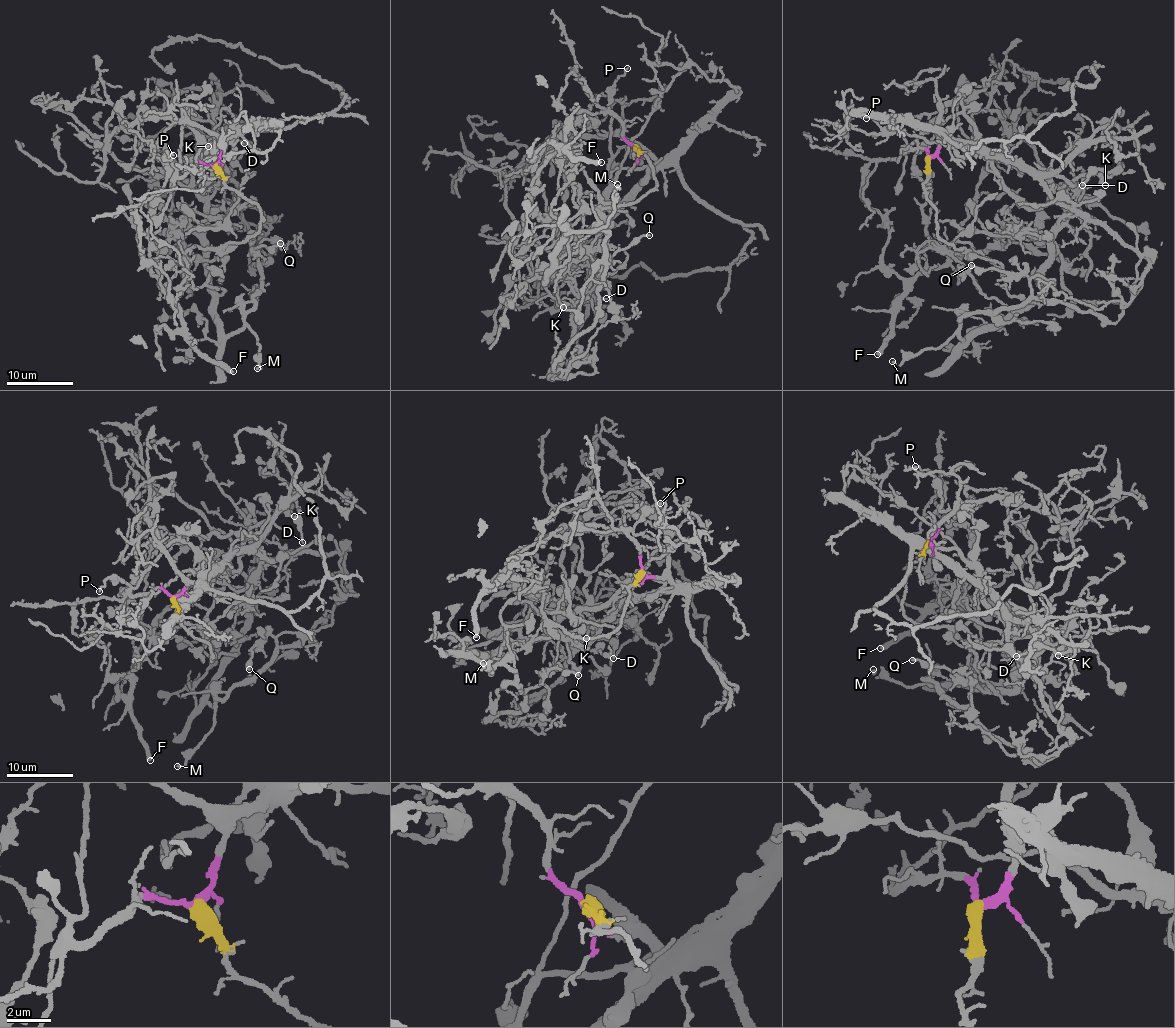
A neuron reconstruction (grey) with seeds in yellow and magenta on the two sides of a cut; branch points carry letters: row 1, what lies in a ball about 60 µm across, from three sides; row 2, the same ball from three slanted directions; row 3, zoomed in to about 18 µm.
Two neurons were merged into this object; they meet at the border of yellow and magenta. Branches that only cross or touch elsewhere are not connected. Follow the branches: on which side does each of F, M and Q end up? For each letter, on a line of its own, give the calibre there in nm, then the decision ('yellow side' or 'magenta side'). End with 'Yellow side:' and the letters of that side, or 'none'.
F: 400 nm | magenta side
M: 240 nm | yellow side
Q: 200 nm | yellow side
Yellow side: M, Q

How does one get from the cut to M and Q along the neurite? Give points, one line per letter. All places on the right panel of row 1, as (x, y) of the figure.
M: (928, 157), (923, 188), (937, 235), (1035, 278), (1040, 292), (961, 341), (953, 334), (892, 362)
Q: (928, 157), (937, 235), (1035, 278), (1040, 292), (963, 342), (962, 316), (1031, 293), (1026, 276), (970, 264)

